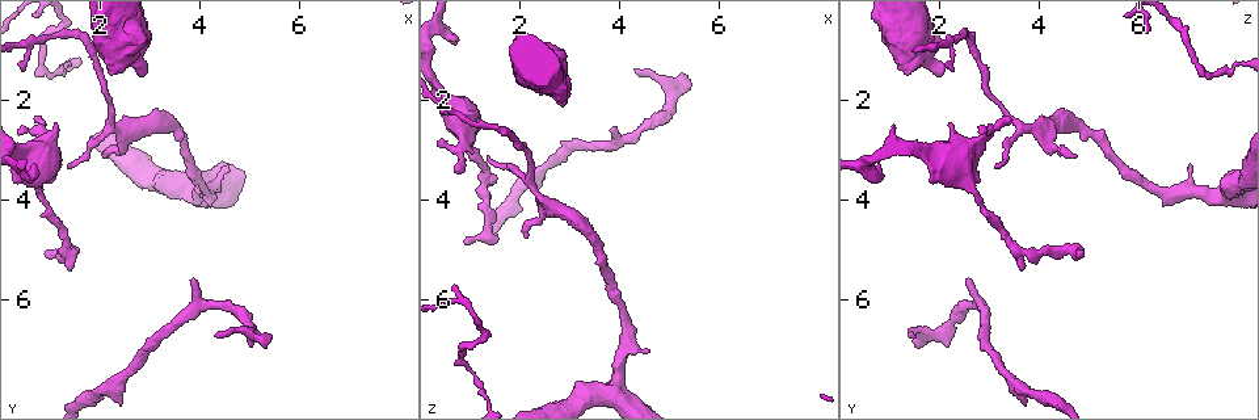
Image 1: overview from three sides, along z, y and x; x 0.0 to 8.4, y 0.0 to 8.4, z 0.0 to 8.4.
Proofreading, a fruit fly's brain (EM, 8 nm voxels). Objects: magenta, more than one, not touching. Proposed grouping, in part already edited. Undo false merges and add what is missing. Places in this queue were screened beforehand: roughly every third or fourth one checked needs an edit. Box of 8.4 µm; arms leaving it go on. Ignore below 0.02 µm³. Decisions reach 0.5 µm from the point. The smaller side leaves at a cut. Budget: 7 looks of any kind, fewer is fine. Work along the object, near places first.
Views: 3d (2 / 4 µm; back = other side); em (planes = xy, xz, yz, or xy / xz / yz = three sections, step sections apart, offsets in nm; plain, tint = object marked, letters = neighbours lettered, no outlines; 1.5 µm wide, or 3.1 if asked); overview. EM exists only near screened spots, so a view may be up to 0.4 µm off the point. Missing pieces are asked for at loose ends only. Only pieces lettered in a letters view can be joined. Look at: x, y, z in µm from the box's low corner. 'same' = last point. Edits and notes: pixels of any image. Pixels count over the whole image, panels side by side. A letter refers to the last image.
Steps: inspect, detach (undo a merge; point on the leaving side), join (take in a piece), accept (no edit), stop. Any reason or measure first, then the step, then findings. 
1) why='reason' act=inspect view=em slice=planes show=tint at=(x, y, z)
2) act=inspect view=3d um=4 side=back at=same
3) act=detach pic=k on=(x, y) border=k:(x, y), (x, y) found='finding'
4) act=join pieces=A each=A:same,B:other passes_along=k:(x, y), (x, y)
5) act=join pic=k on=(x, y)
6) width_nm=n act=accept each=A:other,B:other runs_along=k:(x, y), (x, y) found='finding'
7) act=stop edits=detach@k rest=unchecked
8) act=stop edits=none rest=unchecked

why='free end' act=inspect view=em slice=xz step=8 show=tint at=(0.65, 3.25, 0.75)

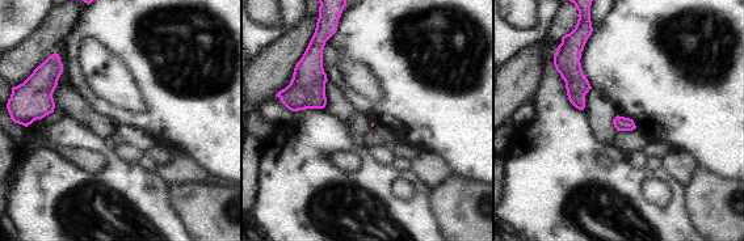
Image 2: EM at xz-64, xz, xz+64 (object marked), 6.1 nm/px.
why='cut it another way' act=inspect view=em slice=planes show=tint at=same

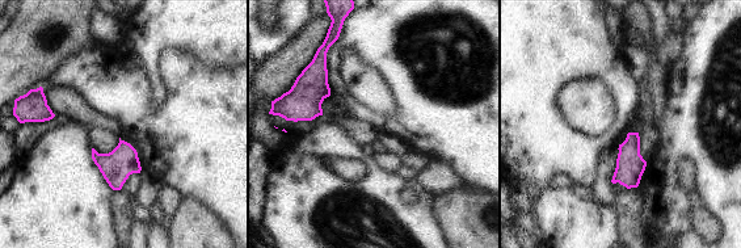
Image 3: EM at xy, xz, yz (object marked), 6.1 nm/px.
why='what lies round it' act=inspect view=em slice=planes show=letters at=same

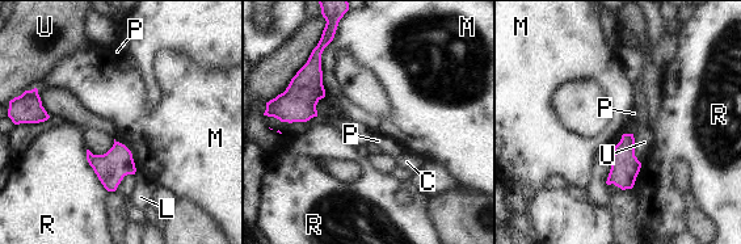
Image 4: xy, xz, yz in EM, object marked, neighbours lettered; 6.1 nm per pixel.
act=accept each=C:other,L:other,M:other,P:other,R:other,U:other found='none of them fits'

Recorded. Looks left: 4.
why='end of a long branch' act=inspect view=em slice=planes show=plain at=(0.85, 5.10, 4.85)

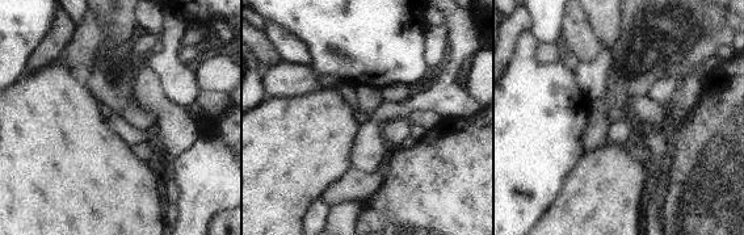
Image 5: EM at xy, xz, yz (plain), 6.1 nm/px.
why='what lies round it' act=inspect view=em slice=planes show=letters at=same

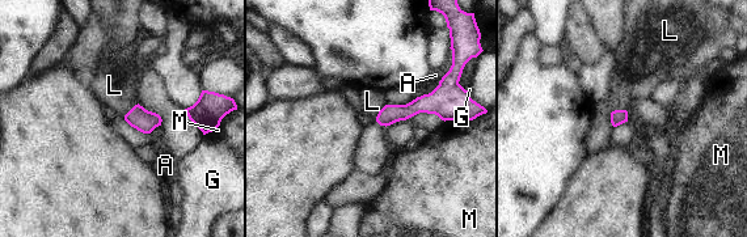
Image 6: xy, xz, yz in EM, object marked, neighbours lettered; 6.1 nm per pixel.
act=accept each=A:other,G:other,L:other,M:other runs_along=6:(450, 115), (416, 106), (380, 119) found='none of them fits'

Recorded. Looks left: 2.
act=inspect view=em slice=planes show=letters at=(4.60, 3.30, 7.05)

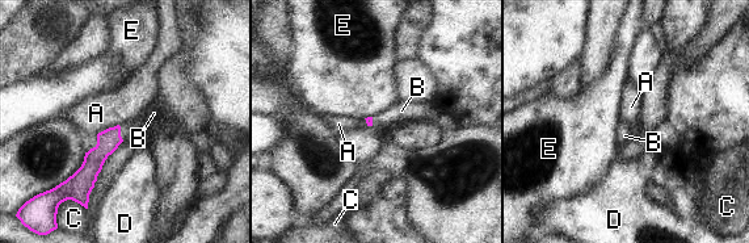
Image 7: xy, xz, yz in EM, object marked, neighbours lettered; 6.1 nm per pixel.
act=join pieces=B each=A:other,B:same,C:other,D:other,E:other passes_along=7:(108, 141), (120, 133), (154, 113) found='it goes on there'

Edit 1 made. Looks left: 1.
act=stop edits=join@7 rest=unchecked

